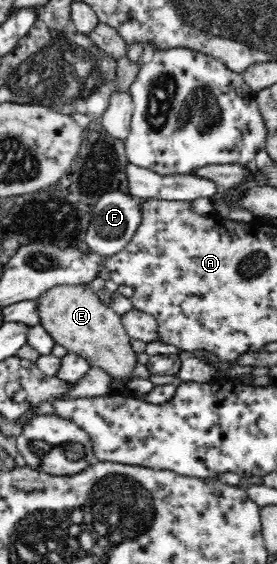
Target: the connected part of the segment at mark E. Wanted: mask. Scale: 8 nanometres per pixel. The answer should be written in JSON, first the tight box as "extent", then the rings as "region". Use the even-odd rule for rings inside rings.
{"extent":[37,284,137,382],"region":[[[61,284],[45,290],[37,298],[39,322],[47,329],[59,346],[82,356],[91,367],[101,367],[117,382],[129,381],[137,366],[137,353],[133,351],[130,336],[125,330],[120,314],[105,304],[90,284]]]}

